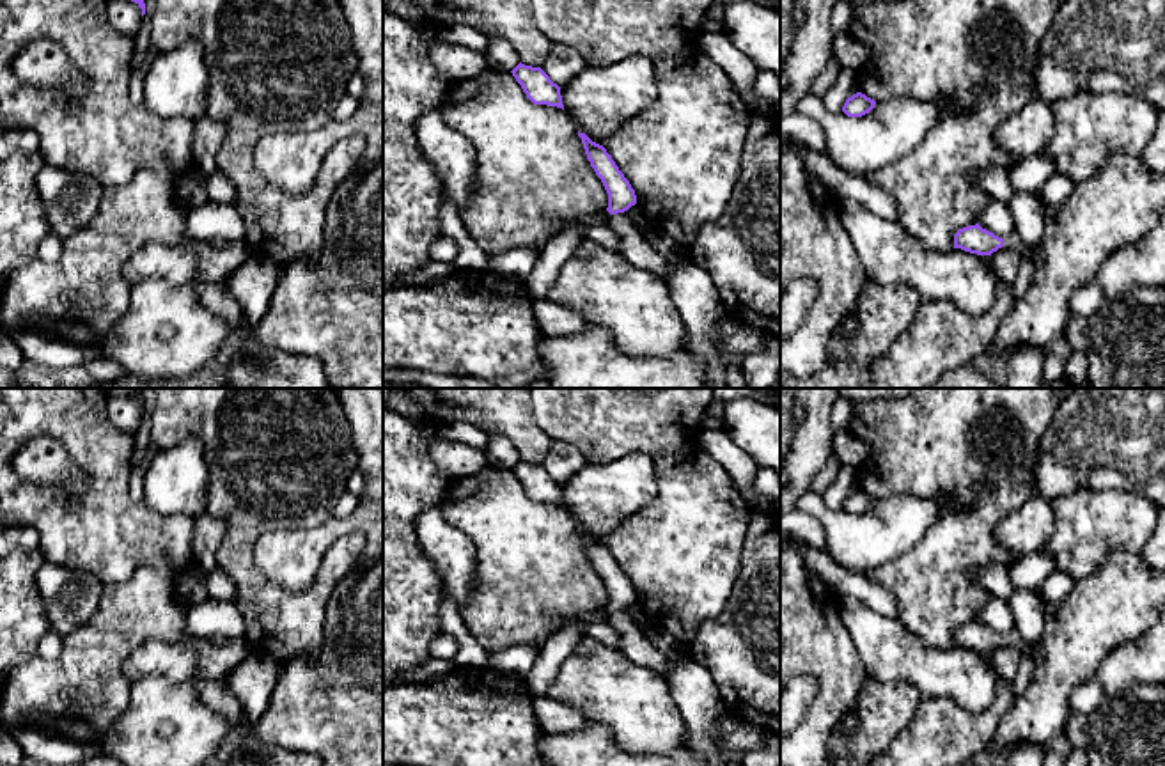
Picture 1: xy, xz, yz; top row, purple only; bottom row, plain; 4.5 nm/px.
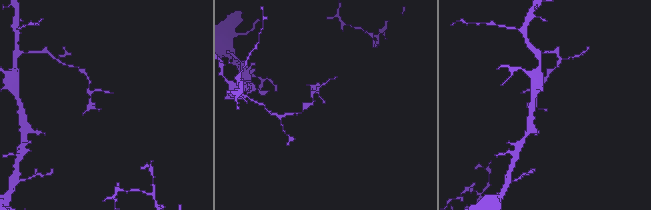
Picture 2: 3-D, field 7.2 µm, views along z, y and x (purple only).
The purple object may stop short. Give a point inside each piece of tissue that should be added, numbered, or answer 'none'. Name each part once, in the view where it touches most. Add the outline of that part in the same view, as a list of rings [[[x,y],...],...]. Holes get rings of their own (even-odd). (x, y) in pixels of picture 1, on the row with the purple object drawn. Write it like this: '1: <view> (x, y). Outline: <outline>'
1: xz (633, 245). Outline: [[[624,213],[610,215],[610,227],[621,238],[619,252],[626,261],[665,282],[669,280],[670,262],[647,243],[644,234]]]

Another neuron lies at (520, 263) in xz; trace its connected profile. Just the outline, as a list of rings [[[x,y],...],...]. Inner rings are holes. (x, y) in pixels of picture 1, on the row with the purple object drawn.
[[[528,246],[507,250],[504,254],[489,255],[489,270],[527,280],[539,262],[539,252]]]

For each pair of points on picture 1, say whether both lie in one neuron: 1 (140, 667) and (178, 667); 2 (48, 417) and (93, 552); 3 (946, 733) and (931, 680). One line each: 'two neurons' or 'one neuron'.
1: one neuron
2: one neuron
3: two neurons

